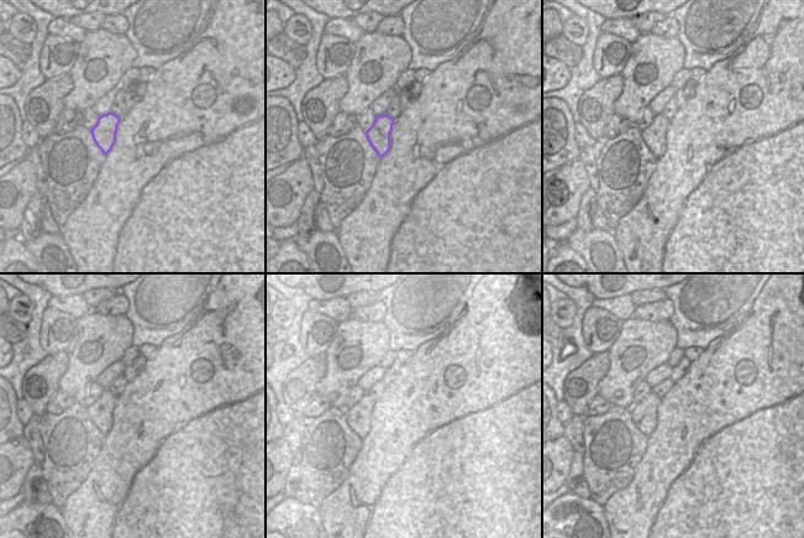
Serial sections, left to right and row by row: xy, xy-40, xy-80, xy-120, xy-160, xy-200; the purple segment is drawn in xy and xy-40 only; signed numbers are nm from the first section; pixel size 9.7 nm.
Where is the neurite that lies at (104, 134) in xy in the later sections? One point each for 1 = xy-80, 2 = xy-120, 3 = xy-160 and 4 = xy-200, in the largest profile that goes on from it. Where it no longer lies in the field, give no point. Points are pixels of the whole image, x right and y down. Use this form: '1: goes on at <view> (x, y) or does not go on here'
1: goes on at xy-80 (653, 135)
2: goes on at xy-120 (100, 412)
3: goes on at xy-160 (361, 413)
4: goes on at xy-200 (644, 413)

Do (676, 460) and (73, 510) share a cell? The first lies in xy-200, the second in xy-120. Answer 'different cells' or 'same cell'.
same cell

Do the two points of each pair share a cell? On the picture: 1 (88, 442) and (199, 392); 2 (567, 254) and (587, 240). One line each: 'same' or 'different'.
1: different
2: different

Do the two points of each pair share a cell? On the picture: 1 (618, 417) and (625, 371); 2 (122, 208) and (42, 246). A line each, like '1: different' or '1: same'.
1: different
2: different

